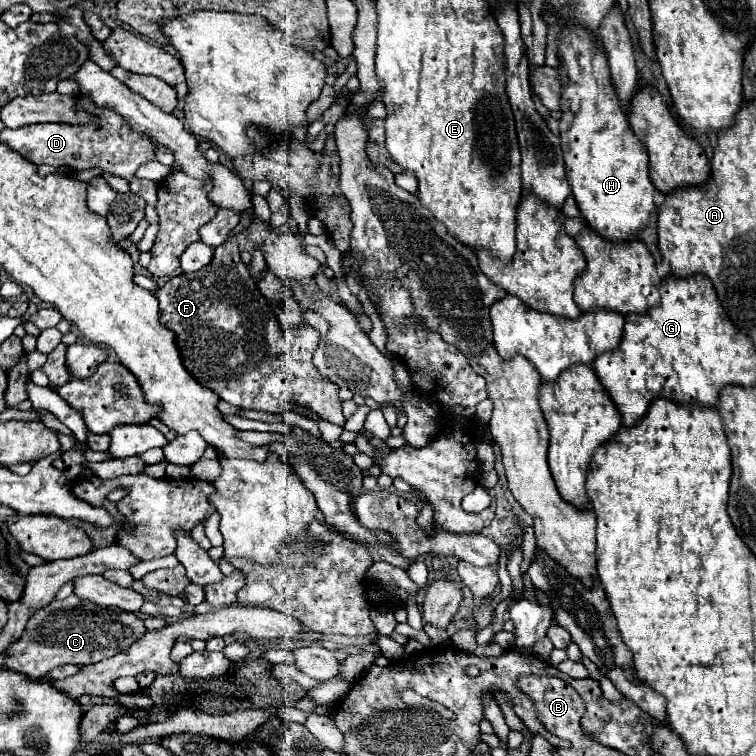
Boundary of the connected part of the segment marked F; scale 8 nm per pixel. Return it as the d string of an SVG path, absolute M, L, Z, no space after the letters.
M246 215L240 219L234 235L214 251L208 267L196 273L180 273L156 291L160 319L176 333L188 373L230 405L278 413L278 399L284 395L342 427L346 419L338 397L340 387L312 365L312 353L320 341L318 331L304 325L300 333L286 335L268 301L250 279L248 265L240 259L236 233L244 231L248 221Z

